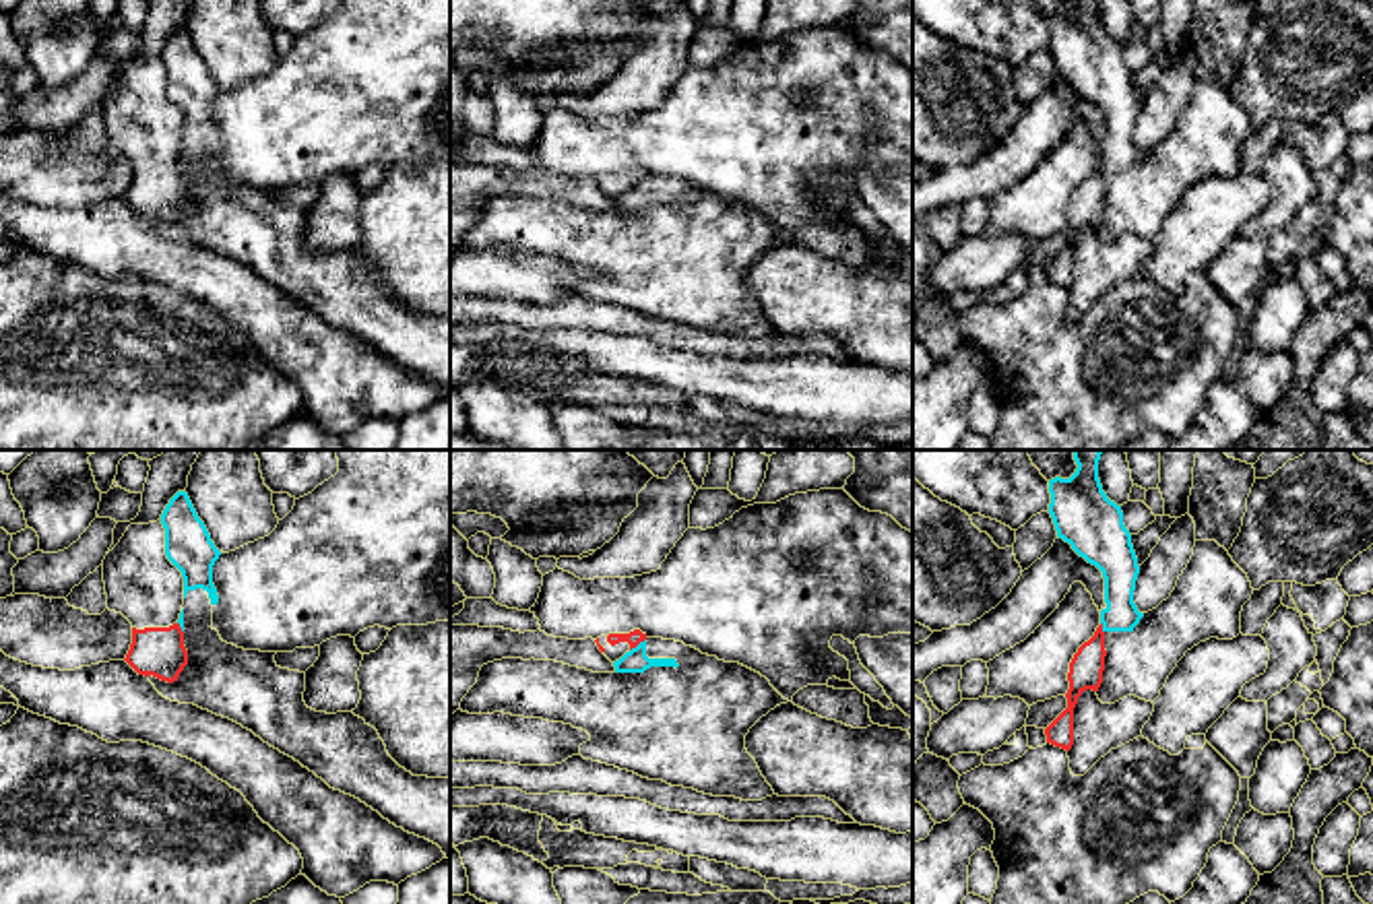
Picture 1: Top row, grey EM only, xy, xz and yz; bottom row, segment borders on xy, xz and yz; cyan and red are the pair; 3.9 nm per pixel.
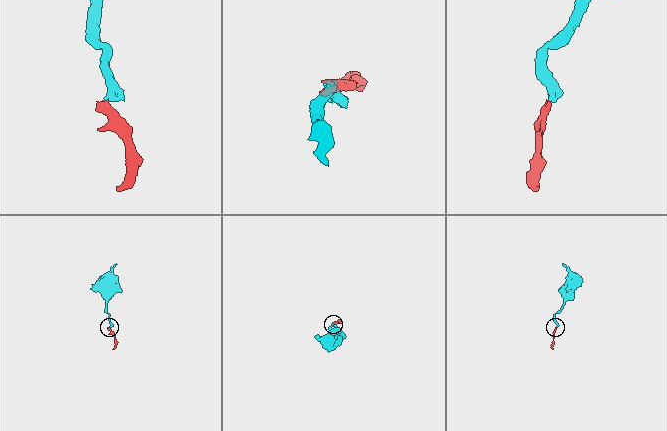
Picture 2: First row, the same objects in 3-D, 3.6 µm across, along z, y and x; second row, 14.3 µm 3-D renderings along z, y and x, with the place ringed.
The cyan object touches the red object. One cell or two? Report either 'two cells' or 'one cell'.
two cells

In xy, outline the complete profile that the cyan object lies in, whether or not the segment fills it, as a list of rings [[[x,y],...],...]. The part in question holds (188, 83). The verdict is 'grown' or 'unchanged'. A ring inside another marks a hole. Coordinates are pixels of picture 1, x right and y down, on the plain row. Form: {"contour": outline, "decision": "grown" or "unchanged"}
{"contour": [[[178,29],[161,52],[165,93],[182,109],[184,142],[180,165],[188,202],[173,221],[149,213],[155,227],[180,241],[194,241],[252,268],[270,285],[293,295],[330,326],[351,332],[409,372],[425,376],[450,396],[450,316],[413,314],[386,289],[378,268],[353,250],[316,250],[306,244],[306,211],[281,206],[277,190],[244,188],[221,177],[213,167],[213,144],[219,140],[213,103],[221,89],[211,78],[186,29]]], "decision": "grown"}

